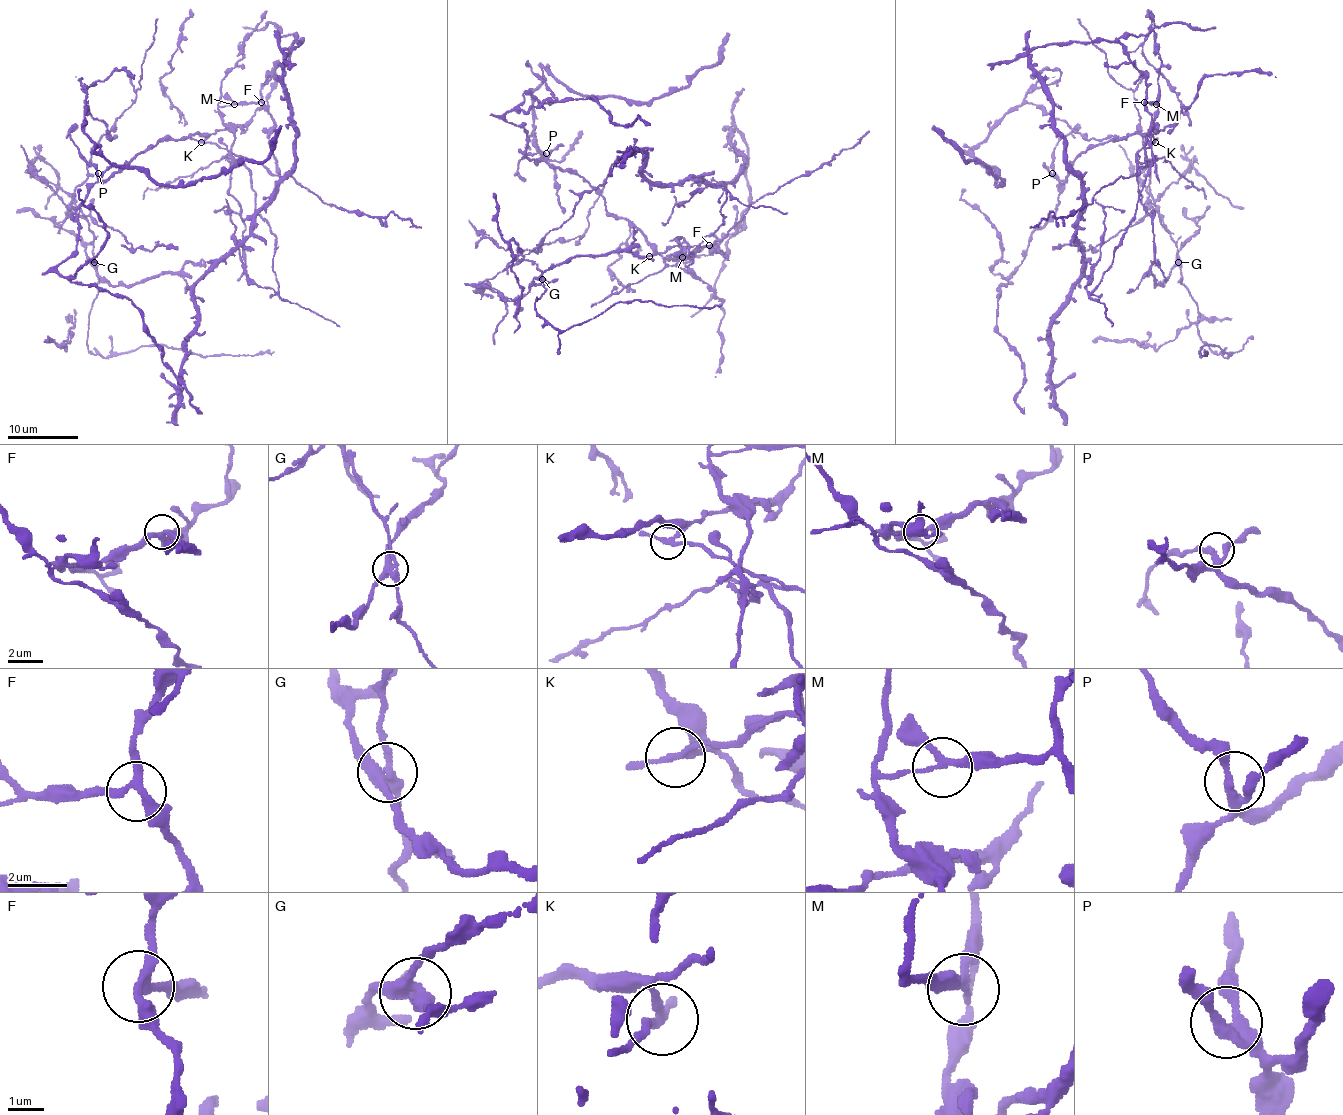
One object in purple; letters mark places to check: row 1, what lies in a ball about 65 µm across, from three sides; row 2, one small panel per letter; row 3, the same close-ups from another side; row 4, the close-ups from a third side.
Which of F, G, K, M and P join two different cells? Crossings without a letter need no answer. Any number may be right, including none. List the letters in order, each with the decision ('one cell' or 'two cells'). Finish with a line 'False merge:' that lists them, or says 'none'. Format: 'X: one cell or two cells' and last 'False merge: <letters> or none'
F: one cell
G: two cells
K: two cells
M: two cells
P: one cell
False merge: G, K, M

